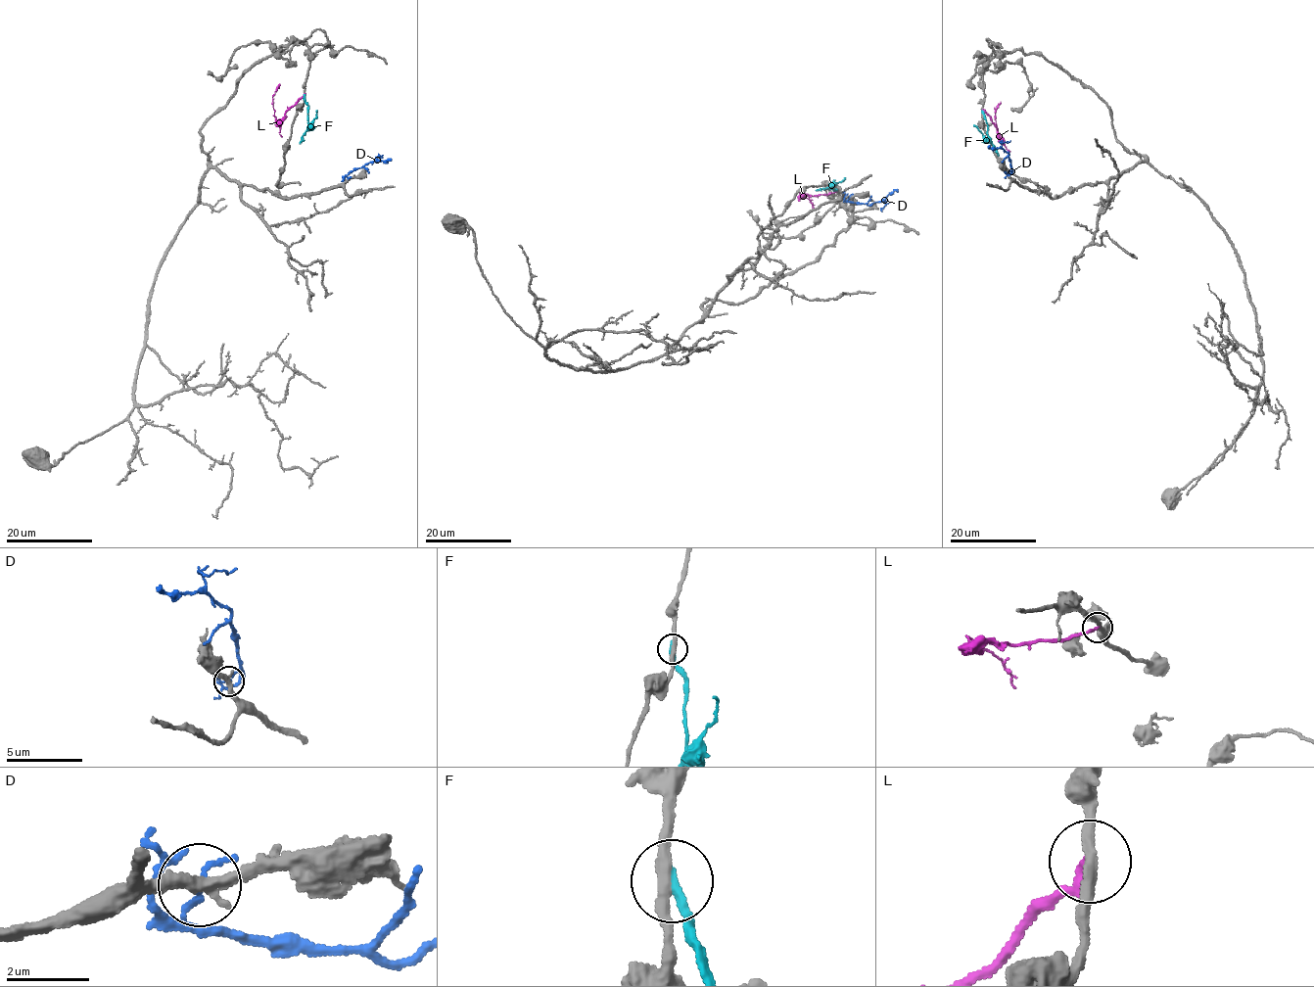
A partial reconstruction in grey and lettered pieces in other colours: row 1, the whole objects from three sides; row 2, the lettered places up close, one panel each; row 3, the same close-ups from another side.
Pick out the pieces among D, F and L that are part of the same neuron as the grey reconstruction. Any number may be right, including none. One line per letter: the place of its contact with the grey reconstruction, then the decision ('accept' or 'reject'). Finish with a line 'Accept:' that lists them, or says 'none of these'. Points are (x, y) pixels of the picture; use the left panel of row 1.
D: contact (348, 178); reject
F: contact (304, 97); reject
L: contact (305, 94); reject
Accept: none of these

